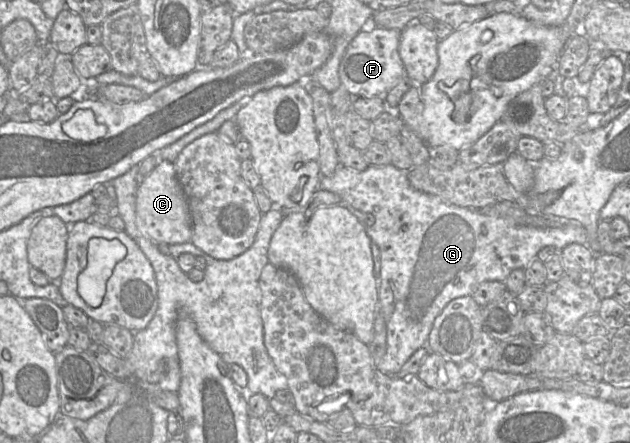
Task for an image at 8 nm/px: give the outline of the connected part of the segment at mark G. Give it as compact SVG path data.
M391 164L369 165L363 171L339 165L331 176L322 177L319 183L320 190L337 194L345 206L375 217L375 223L366 228L366 233L380 250L378 312L387 327L386 352L377 368L383 374L392 376L398 374L419 348L427 345L434 320L452 300L471 296L483 282L504 282L514 269L525 269L537 259L537 254L543 247L552 246L560 251L572 243L587 245L586 230L579 222L556 228L516 225L504 218L491 217L480 210L460 207L439 196L418 191L410 185L408 171Z

